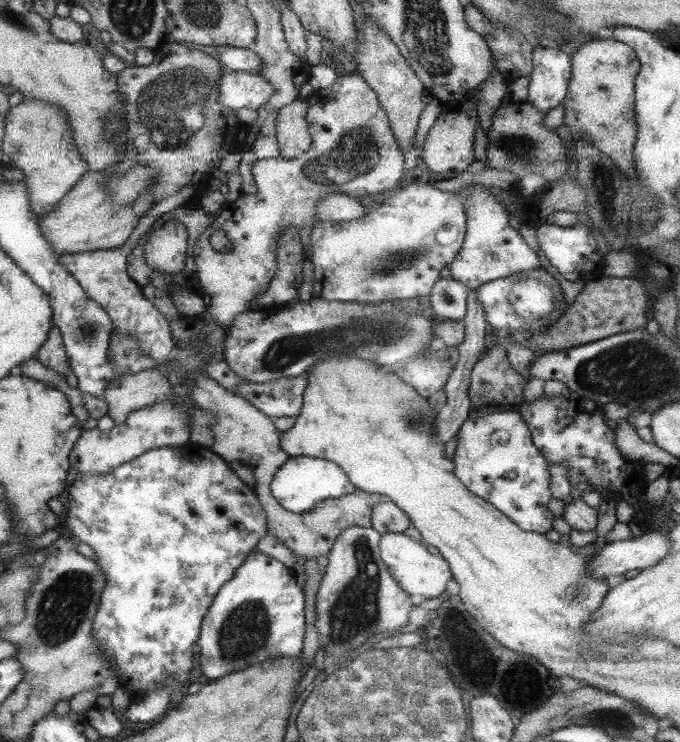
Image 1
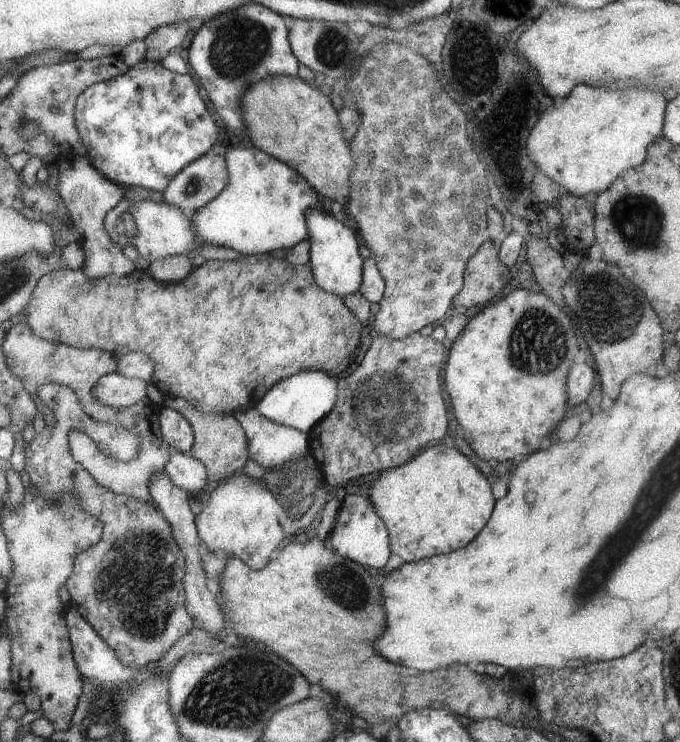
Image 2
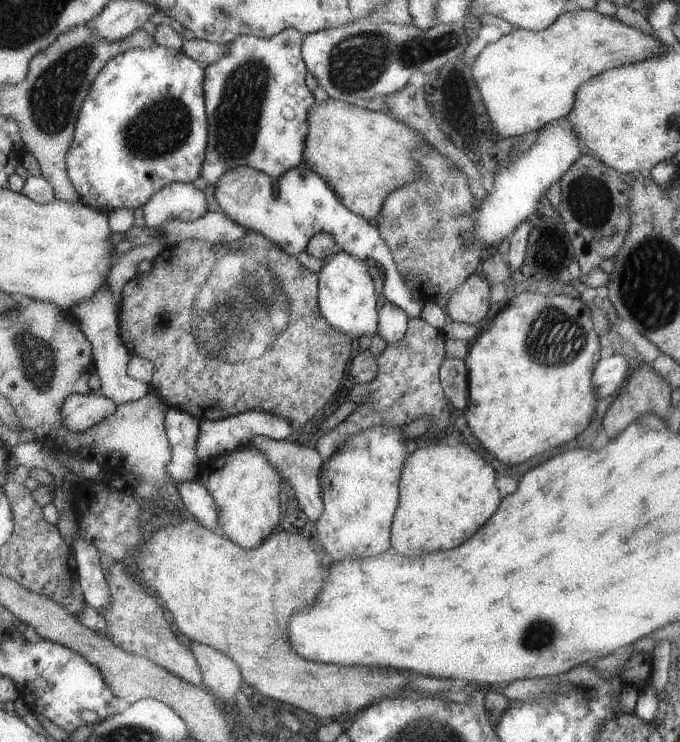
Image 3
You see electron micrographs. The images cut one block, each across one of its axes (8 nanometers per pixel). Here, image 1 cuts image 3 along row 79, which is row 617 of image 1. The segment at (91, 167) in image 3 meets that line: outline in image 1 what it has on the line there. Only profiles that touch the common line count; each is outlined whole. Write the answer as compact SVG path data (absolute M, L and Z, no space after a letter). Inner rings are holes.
M161 446L161 448L149 450L130 462L109 470L107 474L85 474L85 472L77 471L75 481L68 490L68 508L67 511L64 511L63 522L67 524L73 537L91 546L95 552L95 561L99 563L105 576L104 590L101 590L101 604L93 624L95 639L97 639L101 653L104 654L103 657L112 664L112 670L118 676L120 688L133 692L132 700L144 696L155 688L166 688L172 696L183 680L188 678L191 672L191 650L189 648L197 640L199 624L204 621L203 616L208 612L209 605L219 592L220 586L227 584L233 578L235 570L244 564L245 558L255 548L258 540L268 534L268 519L265 518L265 512L261 508L260 500L253 487L241 482L239 476L228 467L220 455L211 450L209 452L209 448L203 454L195 452L191 446L178 447L177 452L174 447Z

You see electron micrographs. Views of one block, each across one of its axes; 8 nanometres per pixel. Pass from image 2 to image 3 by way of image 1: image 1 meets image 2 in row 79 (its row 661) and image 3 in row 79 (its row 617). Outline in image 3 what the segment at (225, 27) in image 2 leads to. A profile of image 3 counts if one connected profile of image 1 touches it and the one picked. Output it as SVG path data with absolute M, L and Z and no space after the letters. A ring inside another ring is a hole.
M291 27L265 38L243 34L225 44L225 56L205 66L205 112L208 113L209 140L200 176L206 186L214 186L223 172L239 166L264 172L277 180L277 176L301 163L308 136L307 114L313 106L313 96L303 84L308 68L305 68L299 54L304 35Z

